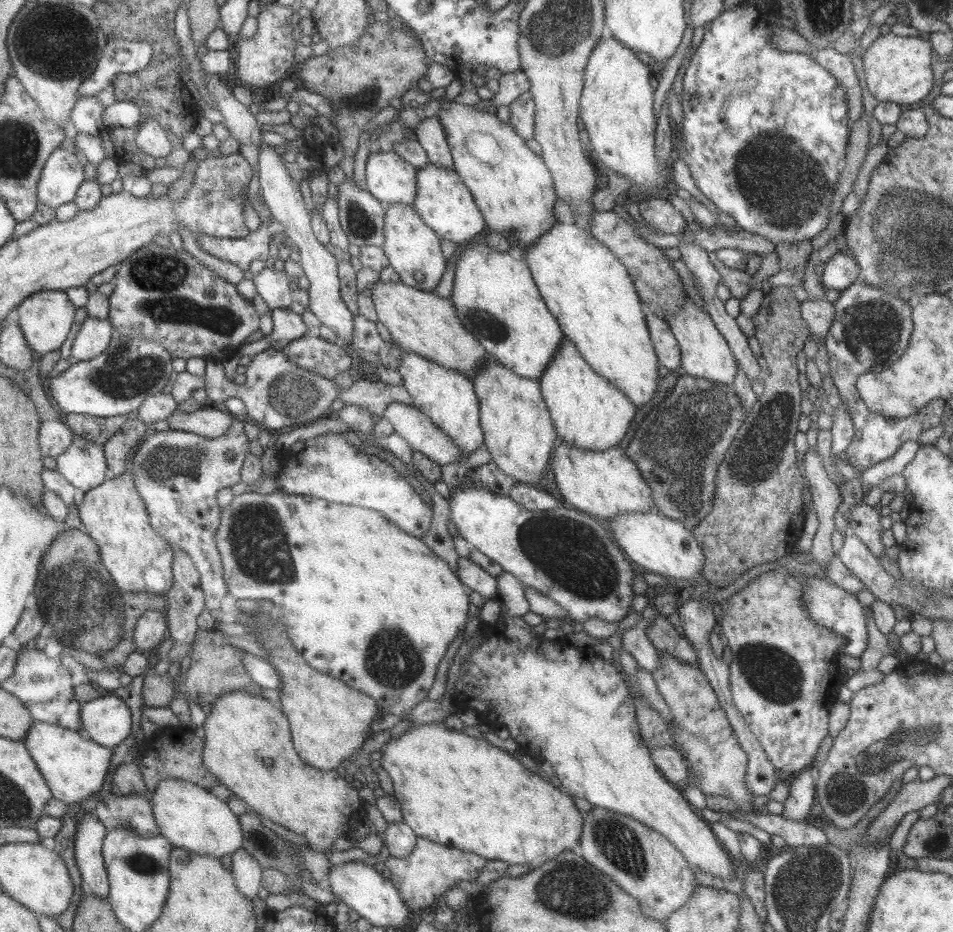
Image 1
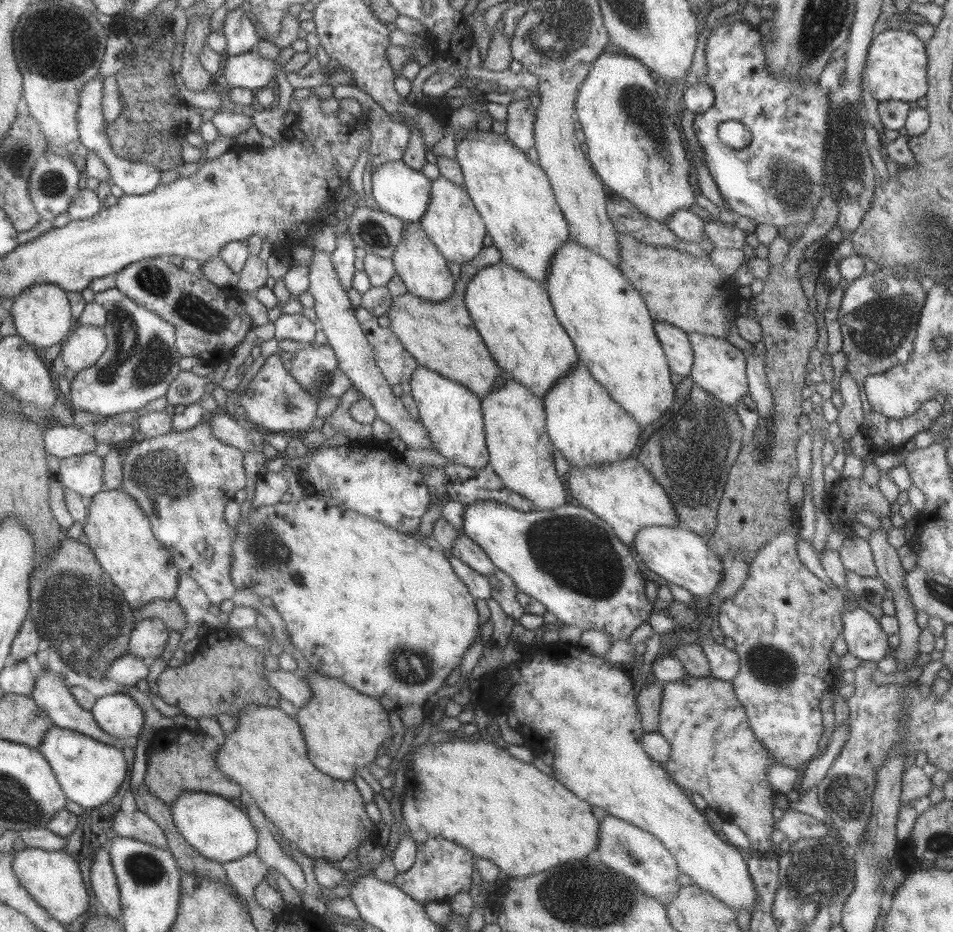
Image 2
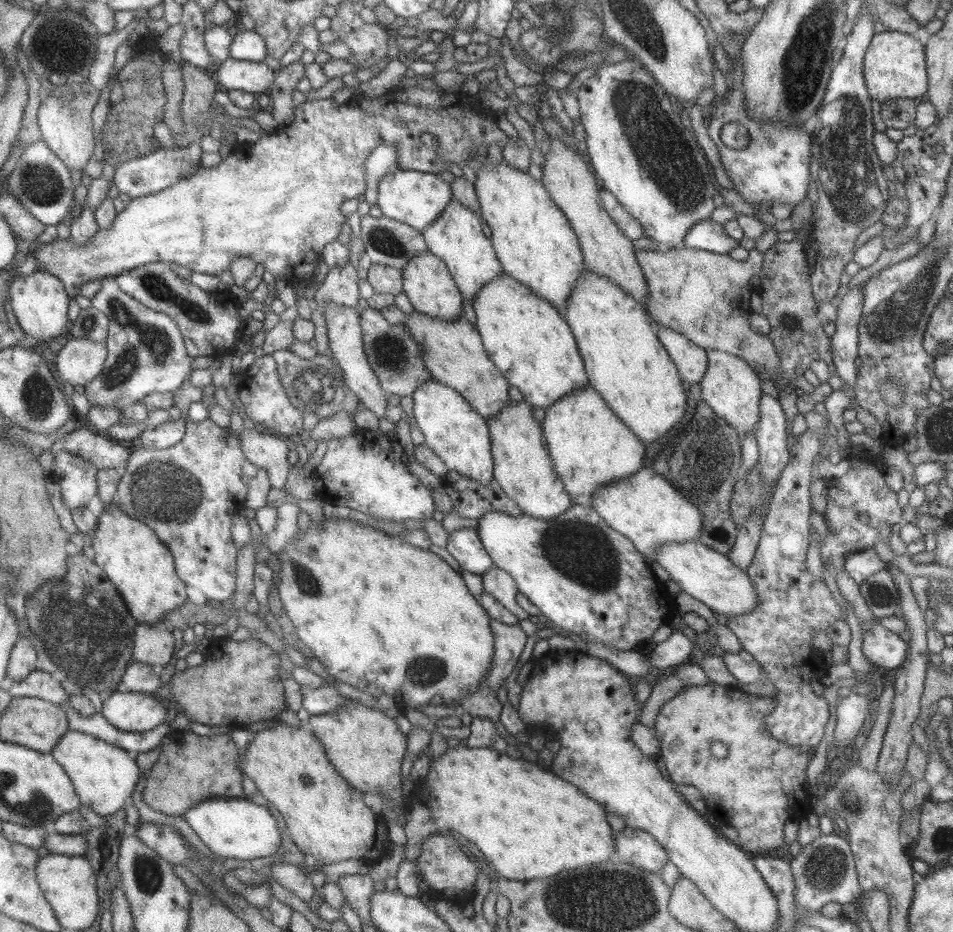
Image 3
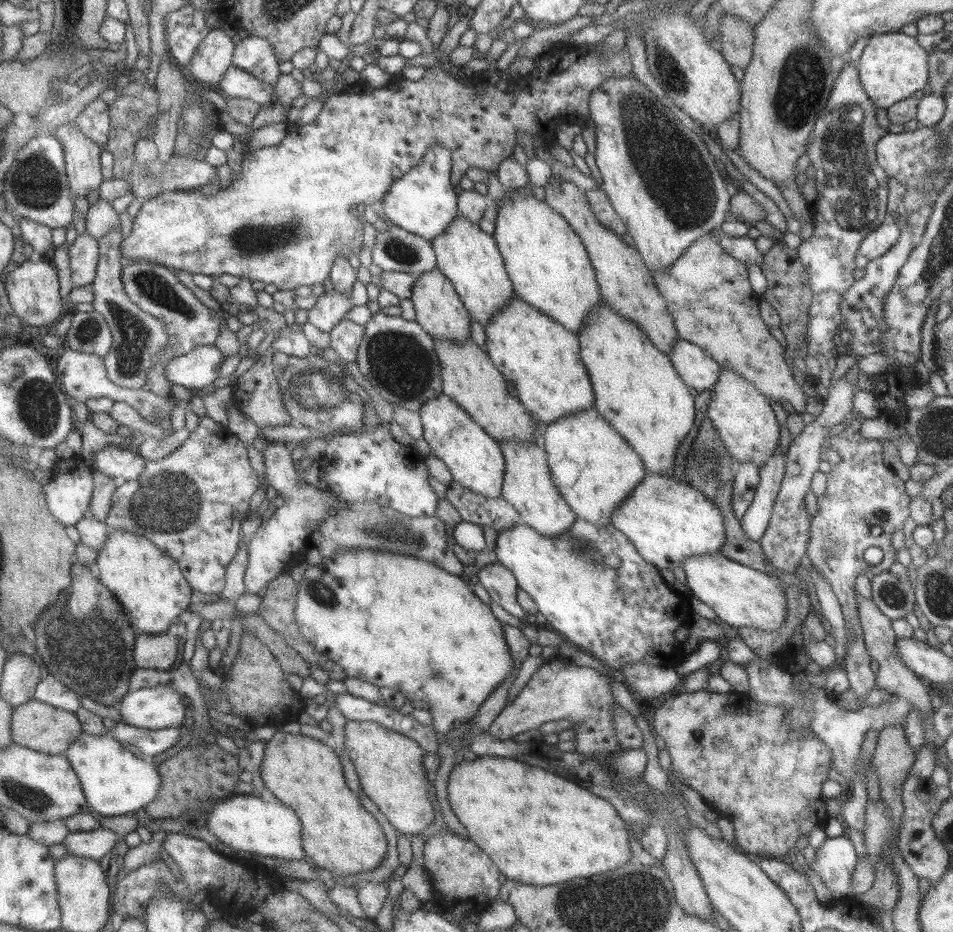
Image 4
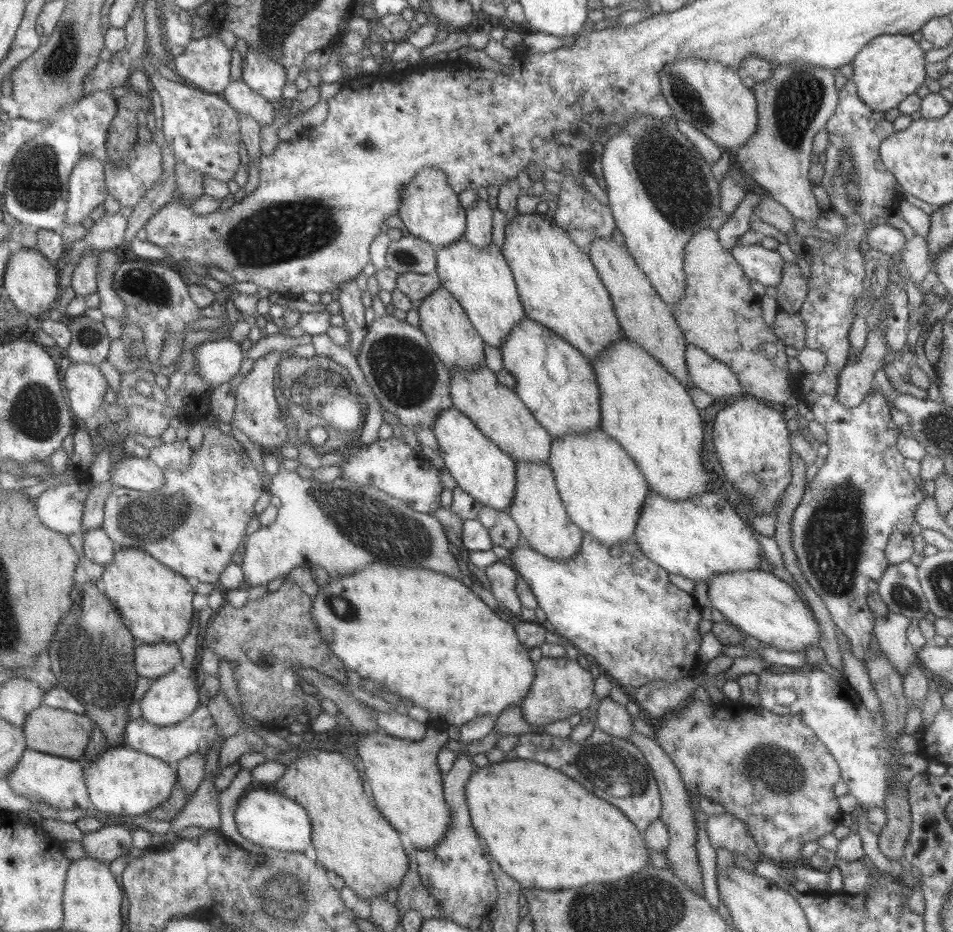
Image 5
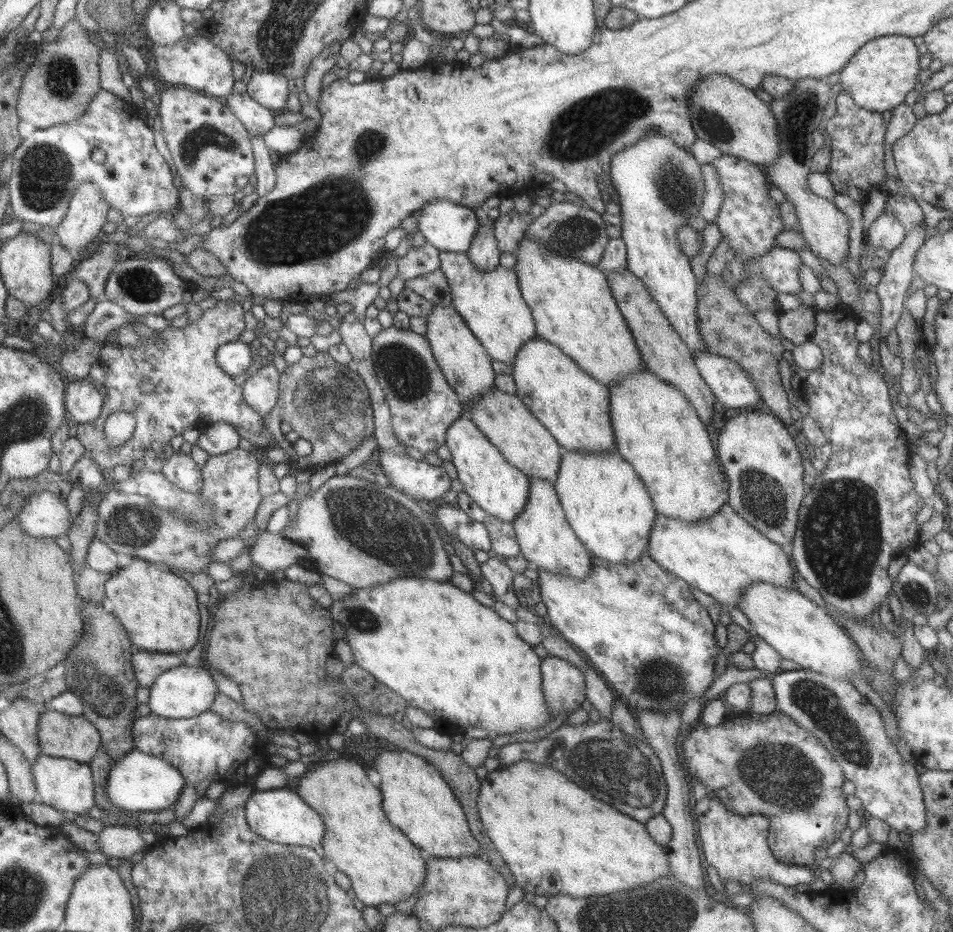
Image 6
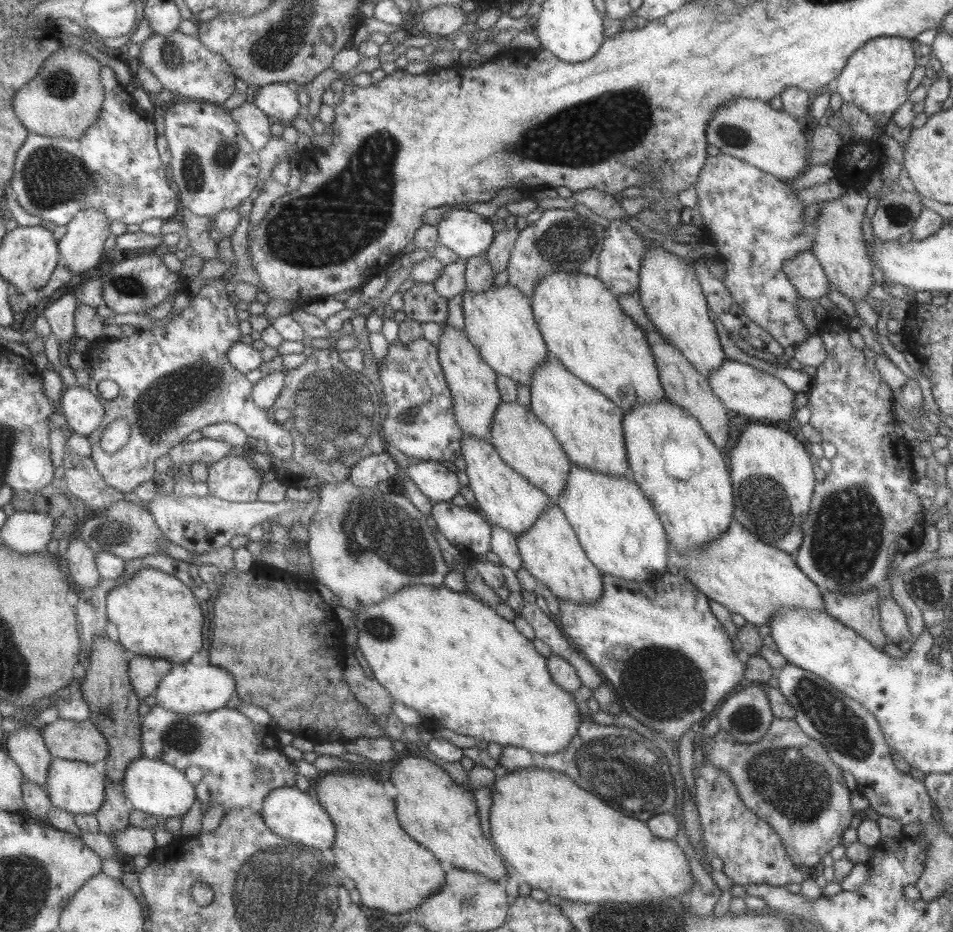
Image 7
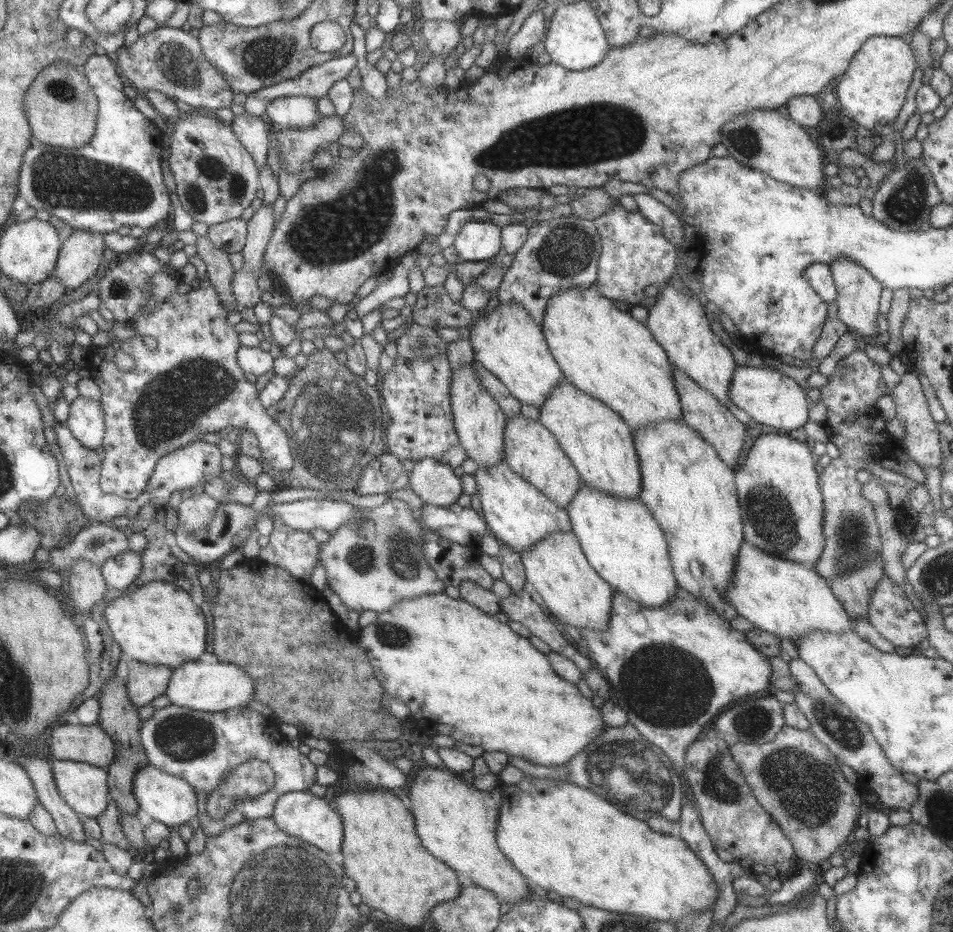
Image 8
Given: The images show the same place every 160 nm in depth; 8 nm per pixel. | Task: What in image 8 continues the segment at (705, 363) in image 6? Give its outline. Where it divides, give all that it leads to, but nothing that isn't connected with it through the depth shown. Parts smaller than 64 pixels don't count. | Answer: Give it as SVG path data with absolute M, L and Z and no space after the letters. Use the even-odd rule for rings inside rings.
M737 365L728 384L728 399L741 408L750 420L778 429L781 433L788 434L808 421L809 401L805 399L805 390L795 380L768 366L756 368Z

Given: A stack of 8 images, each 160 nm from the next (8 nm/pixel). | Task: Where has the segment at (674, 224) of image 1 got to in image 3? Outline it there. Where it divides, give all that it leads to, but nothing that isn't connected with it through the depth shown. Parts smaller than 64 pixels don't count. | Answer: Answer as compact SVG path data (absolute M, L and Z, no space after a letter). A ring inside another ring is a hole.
M711 219L698 220L691 226L682 240L682 245L687 248L698 248L713 254L728 254L735 245L735 239L725 234L724 226L713 222Z

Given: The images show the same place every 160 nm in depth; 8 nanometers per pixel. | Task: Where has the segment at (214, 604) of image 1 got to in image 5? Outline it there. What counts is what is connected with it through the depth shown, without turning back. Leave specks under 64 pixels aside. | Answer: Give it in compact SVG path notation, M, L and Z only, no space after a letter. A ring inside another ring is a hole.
M218 428L204 429L204 434L203 446L194 450L189 470L164 470L167 481L161 490L143 492L117 486L107 500L102 527L117 546L144 548L161 564L187 579L196 578L199 583L219 585L225 568L233 563L236 553L242 553L244 543L253 529L251 518L258 515L255 506L265 492L265 482L239 440Z

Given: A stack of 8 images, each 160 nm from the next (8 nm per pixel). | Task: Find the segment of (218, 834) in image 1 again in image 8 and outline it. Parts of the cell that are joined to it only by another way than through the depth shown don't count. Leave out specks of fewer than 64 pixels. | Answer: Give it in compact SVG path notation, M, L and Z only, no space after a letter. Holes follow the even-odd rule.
M309 790L287 792L286 795L281 796L272 817L276 820L278 827L283 829L283 832L300 838L307 844L315 845L323 852L330 853L341 850L342 817L329 806L329 802L309 794Z

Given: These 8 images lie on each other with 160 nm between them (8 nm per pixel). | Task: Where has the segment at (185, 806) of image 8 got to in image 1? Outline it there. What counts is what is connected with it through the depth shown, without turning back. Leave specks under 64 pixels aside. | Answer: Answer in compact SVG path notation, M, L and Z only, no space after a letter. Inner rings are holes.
M35 721L24 738L24 743L34 756L39 770L51 787L53 796L67 804L83 802L101 790L107 772L111 768L113 750L97 744L89 736L75 729L65 728L62 724L49 724L47 721Z

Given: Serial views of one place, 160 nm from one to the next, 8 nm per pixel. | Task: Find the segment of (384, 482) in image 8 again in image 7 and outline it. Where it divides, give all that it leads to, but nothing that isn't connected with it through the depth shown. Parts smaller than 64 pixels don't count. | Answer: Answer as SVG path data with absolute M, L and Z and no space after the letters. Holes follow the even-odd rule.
M385 453L369 454L367 458L361 458L353 464L349 474L349 480L357 485L357 488L372 489L377 482L391 482L399 472L398 465L393 458Z

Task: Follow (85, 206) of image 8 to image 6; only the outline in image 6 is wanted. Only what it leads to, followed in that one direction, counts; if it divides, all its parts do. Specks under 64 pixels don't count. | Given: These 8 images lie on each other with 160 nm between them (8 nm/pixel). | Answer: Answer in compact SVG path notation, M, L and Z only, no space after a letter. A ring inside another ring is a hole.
M103 89L102 92L95 95L95 100L91 100L89 106L84 112L84 115L80 116L77 120L70 123L58 124L55 128L47 128L47 130L35 130L35 134L33 134L33 136L29 136L29 138L27 138L27 140L25 140L25 142L17 148L17 152L13 154L13 169L10 179L8 180L8 189L10 194L10 206L12 207L12 211L14 212L16 218L27 222L51 226L56 230L59 226L61 226L60 224L63 222L63 219L65 219L68 215L70 202L77 190L77 187L79 184L83 183L93 183L99 185L99 188L102 190L102 195L107 199L110 206L119 210L123 216L134 216L139 218L142 214L155 211L167 212L167 210L173 210L173 208L177 209L181 207L181 188L177 188L177 186L175 186L175 176L173 176L174 170L171 161L169 160L169 156L164 154L164 151L158 150L157 146L155 146L158 134L152 130L150 122L145 122L139 116L140 112L141 109L136 105L128 104L128 102L125 102L125 100L117 97L117 95ZM97 147L101 148L106 154L104 163L93 162L93 158L91 158L93 150Z

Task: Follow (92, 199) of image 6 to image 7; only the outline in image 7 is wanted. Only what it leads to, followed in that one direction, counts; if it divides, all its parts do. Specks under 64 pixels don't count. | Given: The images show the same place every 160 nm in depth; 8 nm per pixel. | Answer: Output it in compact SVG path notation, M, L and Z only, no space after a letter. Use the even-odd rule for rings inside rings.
M84 208L67 224L66 234L60 239L59 246L62 262L74 274L95 268L105 251L107 238L111 233L111 220L98 208Z

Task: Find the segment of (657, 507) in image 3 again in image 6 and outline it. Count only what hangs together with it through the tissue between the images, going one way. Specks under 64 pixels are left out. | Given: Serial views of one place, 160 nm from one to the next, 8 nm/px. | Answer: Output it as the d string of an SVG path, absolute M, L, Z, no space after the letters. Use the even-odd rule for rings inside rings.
M727 504L719 508L713 516L688 523L684 520L656 514L646 544L646 553L660 568L671 572L688 586L697 588L709 594L711 598L720 602L723 609L736 607L736 600L742 590L751 583L766 582L788 589L795 589L793 573L787 553L781 546L771 542L746 520L743 520Z

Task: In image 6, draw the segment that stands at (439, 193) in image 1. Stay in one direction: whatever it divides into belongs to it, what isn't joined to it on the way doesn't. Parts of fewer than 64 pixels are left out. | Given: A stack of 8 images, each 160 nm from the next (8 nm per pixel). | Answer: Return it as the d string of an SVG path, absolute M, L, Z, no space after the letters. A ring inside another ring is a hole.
M439 251L438 259L440 262L438 267L446 278L448 290L451 293L451 303L457 314L461 316L467 328L469 328L473 336L481 343L481 346L483 346L492 360L511 364L519 347L526 340L537 337L531 311L520 295L518 280L514 271L500 265L495 265L495 268L492 268L491 271L478 269L469 260L466 253Z

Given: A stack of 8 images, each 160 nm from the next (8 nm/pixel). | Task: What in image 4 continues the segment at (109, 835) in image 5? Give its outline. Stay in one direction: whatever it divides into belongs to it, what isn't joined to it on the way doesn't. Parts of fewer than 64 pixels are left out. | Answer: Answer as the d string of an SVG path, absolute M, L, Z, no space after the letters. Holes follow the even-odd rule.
M100 826L90 831L71 831L64 838L63 845L69 855L84 856L99 861L113 846L117 846L119 838L125 840L125 835Z

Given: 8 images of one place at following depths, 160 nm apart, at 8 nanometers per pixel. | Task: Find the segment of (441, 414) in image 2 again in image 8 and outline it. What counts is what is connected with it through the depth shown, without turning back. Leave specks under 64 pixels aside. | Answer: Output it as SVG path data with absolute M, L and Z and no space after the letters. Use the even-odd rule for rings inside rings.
M499 460L489 468L481 466L472 476L475 478L476 496L489 532L514 551L521 552L549 533L572 530L567 512L553 504L532 484L511 472L504 460Z

